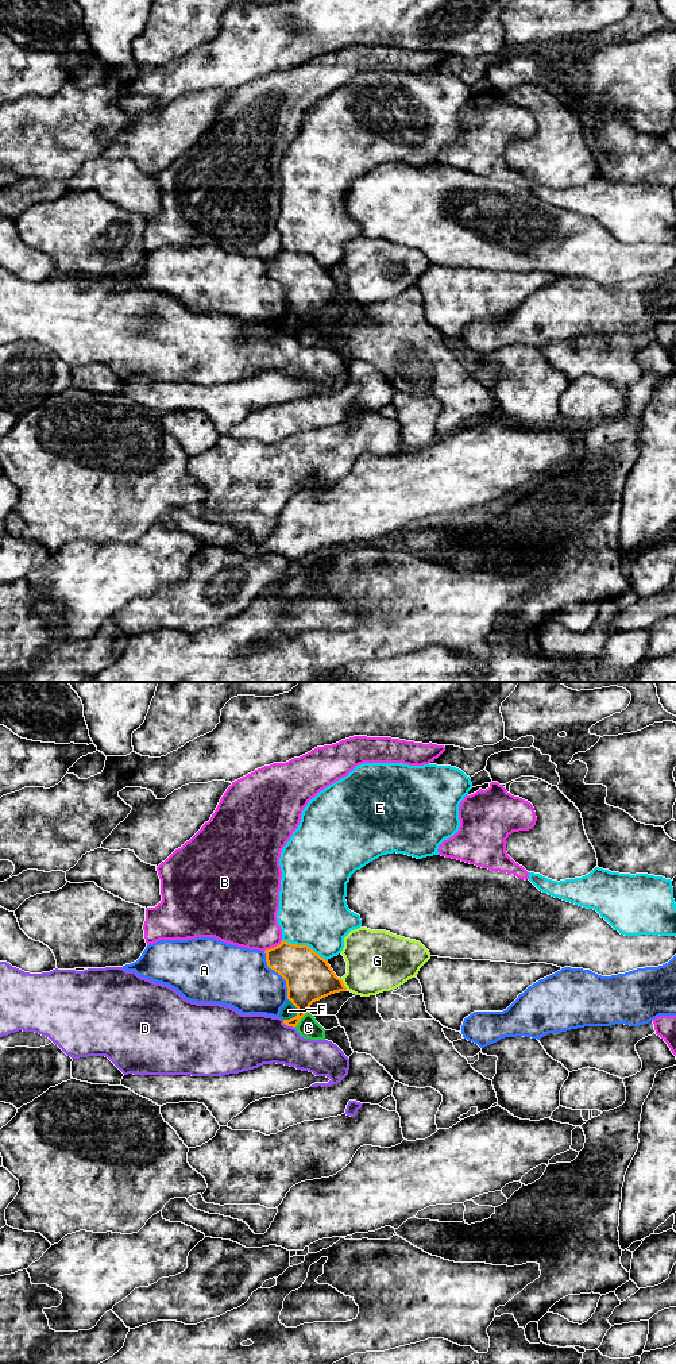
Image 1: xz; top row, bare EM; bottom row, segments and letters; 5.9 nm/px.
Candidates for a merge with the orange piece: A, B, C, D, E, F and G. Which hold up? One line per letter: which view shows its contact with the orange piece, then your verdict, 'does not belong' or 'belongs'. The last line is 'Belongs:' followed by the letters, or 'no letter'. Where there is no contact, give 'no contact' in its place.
A: meets orange in xz; does not belong
B: meets orange in xz; does not belong
C: meets orange in xz; does not belong
D: meets orange in xz; does not belong
E: meets orange in xz; does not belong
F: meets orange in xz; does not belong
G: meets orange in xz; does not belong
Belongs: no letter

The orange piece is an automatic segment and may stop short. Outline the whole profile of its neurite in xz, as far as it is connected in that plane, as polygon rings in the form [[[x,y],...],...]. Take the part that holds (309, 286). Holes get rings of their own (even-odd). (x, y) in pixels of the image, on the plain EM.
[[[282,248],[279,254],[266,258],[264,262],[267,276],[286,289],[287,308],[297,316],[295,325],[283,328],[287,335],[295,336],[300,328],[309,321],[313,311],[335,301],[347,300],[328,269],[308,254]]]

